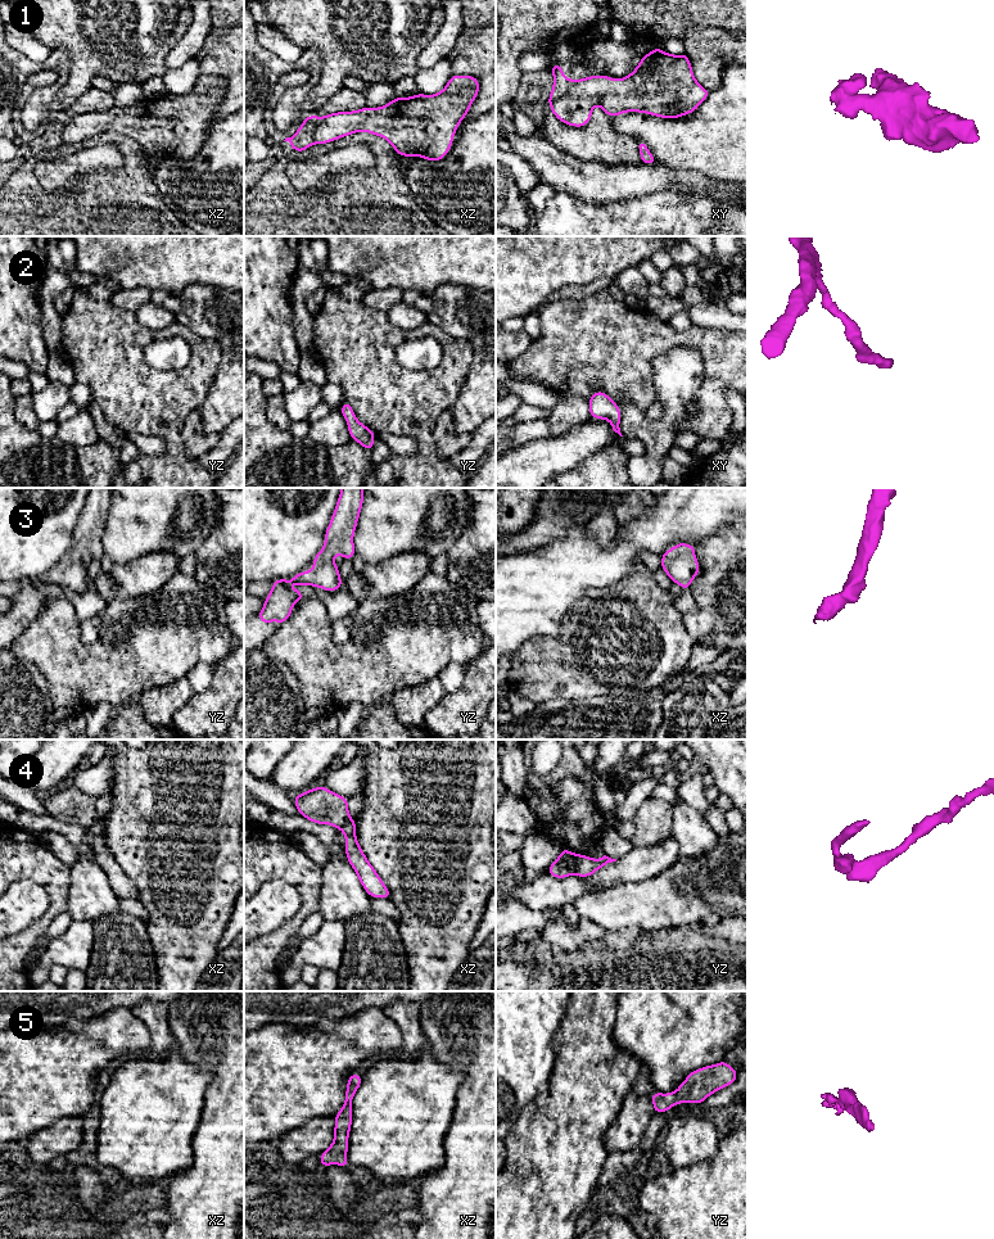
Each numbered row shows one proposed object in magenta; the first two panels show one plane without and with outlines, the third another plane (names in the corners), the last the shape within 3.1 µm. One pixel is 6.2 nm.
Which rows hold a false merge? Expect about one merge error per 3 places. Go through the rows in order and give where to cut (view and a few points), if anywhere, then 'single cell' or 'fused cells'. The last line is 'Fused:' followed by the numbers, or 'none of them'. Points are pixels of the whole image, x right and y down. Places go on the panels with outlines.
1: cut in xz along (305, 117), (313, 123), (312, 140), (315, 143); fused cells
2: no cut; single cell
3: no cut; single cell
4: cut in yz along (582, 855), (572, 873); fused cells
5: no cut; single cell
Fused: 1, 4

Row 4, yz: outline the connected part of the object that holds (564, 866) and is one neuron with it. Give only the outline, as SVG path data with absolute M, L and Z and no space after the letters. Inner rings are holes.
M561 849L559 858L546 872L555 878L566 878L568 876L573 874L573 871L580 858L582 855L579 854L574 854L568 849Z

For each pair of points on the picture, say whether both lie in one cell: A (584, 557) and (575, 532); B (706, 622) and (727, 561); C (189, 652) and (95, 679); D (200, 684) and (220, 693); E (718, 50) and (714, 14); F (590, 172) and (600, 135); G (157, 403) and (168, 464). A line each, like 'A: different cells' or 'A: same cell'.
A: same cell
B: same cell
C: same cell
D: different cells
E: different cells
F: different cells
G: same cell

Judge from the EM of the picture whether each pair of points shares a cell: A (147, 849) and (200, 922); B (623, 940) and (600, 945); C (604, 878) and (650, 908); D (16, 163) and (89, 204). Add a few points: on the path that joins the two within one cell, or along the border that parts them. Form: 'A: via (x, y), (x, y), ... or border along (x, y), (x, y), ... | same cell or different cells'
A: via (165, 867), (189, 891), (189, 904) | same cell
B: via (618, 940), (605, 944) | same cell
C: border along (645, 878), (586, 892) | different cells
D: border along (41, 152), (28, 158), (13, 173) | different cells

